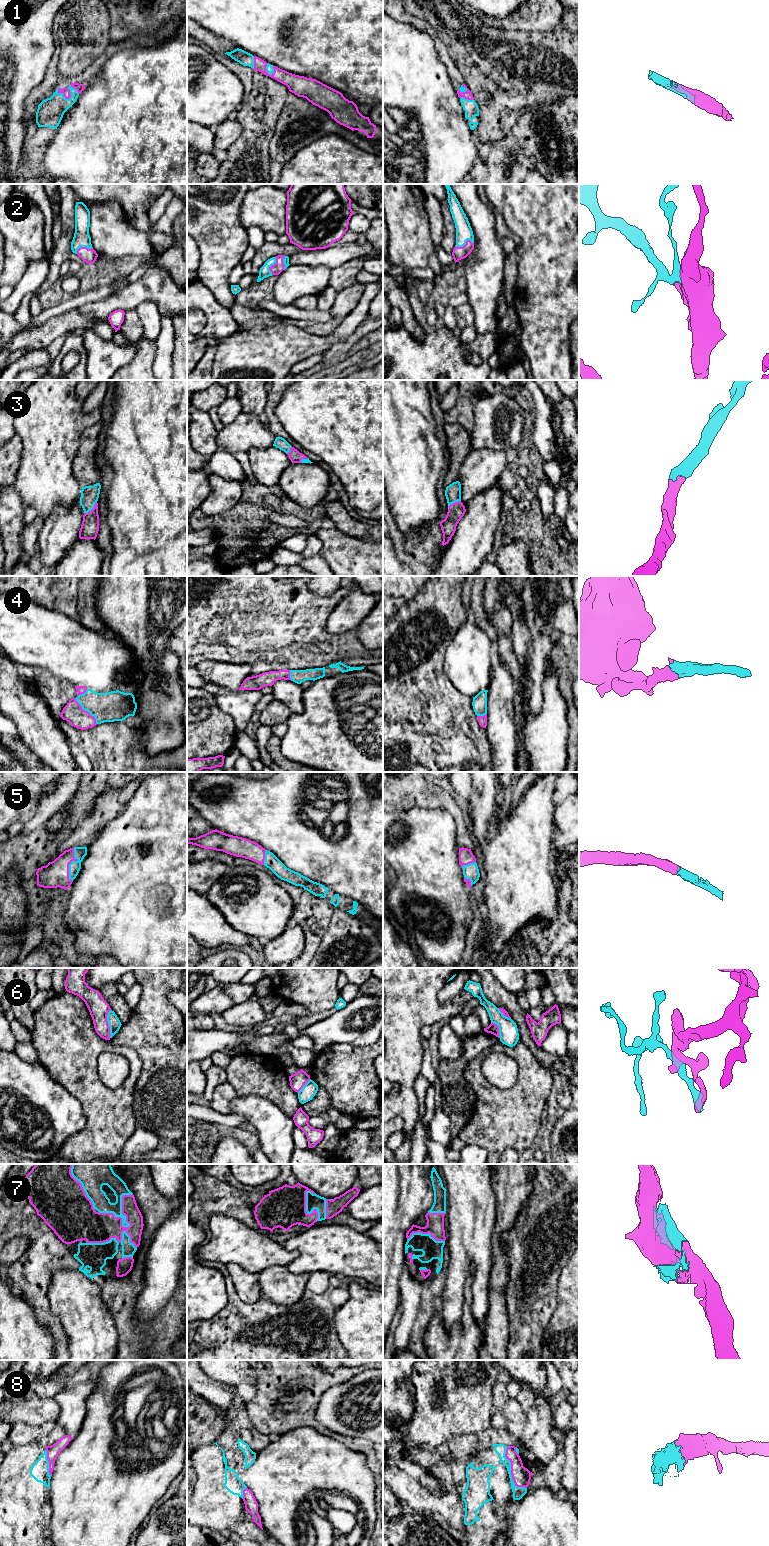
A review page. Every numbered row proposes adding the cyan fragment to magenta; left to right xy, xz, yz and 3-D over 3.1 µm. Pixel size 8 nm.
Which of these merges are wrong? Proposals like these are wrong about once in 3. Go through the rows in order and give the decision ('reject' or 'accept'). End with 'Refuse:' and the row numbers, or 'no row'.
1: accept
2: accept
3: accept
4: accept
5: accept
6: reject
7: accept
8: accept
Refuse: 6

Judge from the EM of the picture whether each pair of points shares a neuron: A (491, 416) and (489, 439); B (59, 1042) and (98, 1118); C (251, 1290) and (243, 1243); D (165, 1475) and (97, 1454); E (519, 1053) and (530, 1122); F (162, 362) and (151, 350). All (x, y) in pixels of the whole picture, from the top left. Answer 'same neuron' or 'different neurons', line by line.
A: same neuron
B: same neuron
C: different neurons
D: same neuron
E: same neuron
F: different neurons

